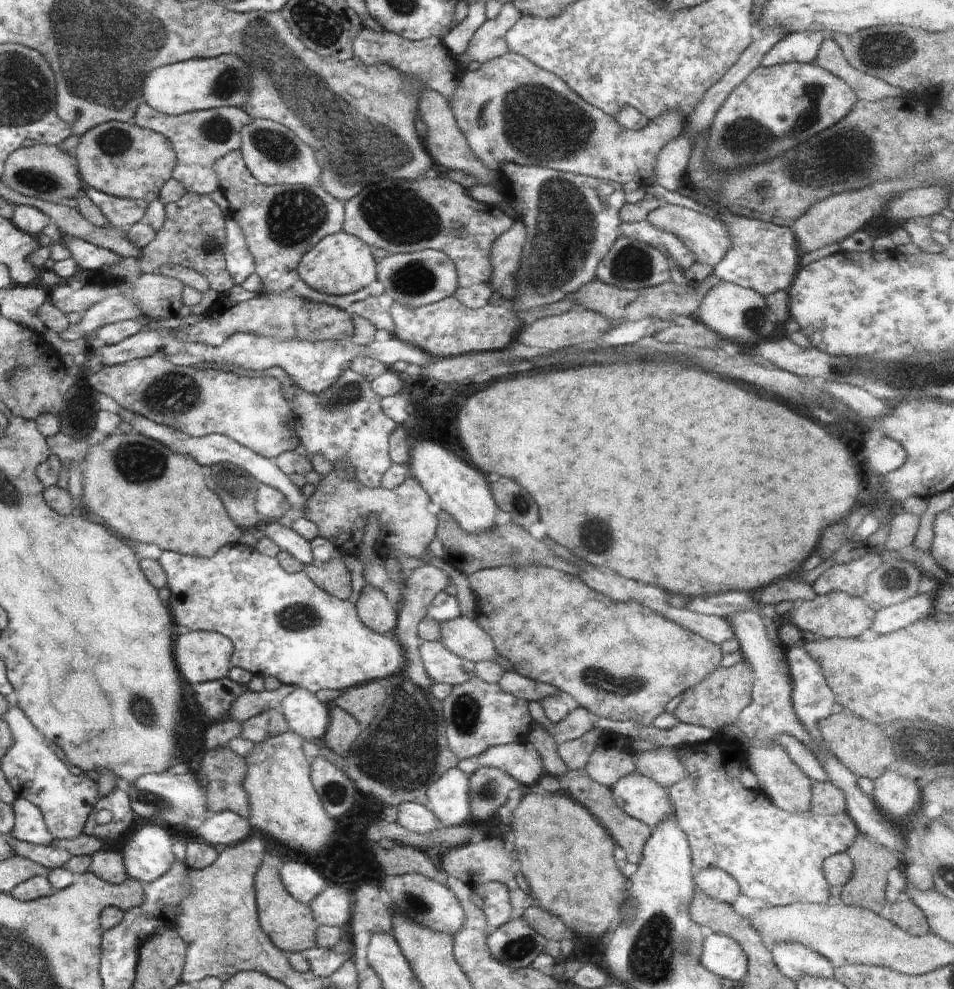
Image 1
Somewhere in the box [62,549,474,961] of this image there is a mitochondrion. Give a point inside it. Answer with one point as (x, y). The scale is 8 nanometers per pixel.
(381, 760)

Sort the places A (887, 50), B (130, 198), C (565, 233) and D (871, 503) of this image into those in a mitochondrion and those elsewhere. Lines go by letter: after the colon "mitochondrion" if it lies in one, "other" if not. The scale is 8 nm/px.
A: mitochondrion
B: other
C: mitochondrion
D: other

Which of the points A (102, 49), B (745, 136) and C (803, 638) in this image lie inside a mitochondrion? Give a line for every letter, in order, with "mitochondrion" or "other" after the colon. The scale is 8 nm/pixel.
A: mitochondrion
B: mitochondrion
C: other

